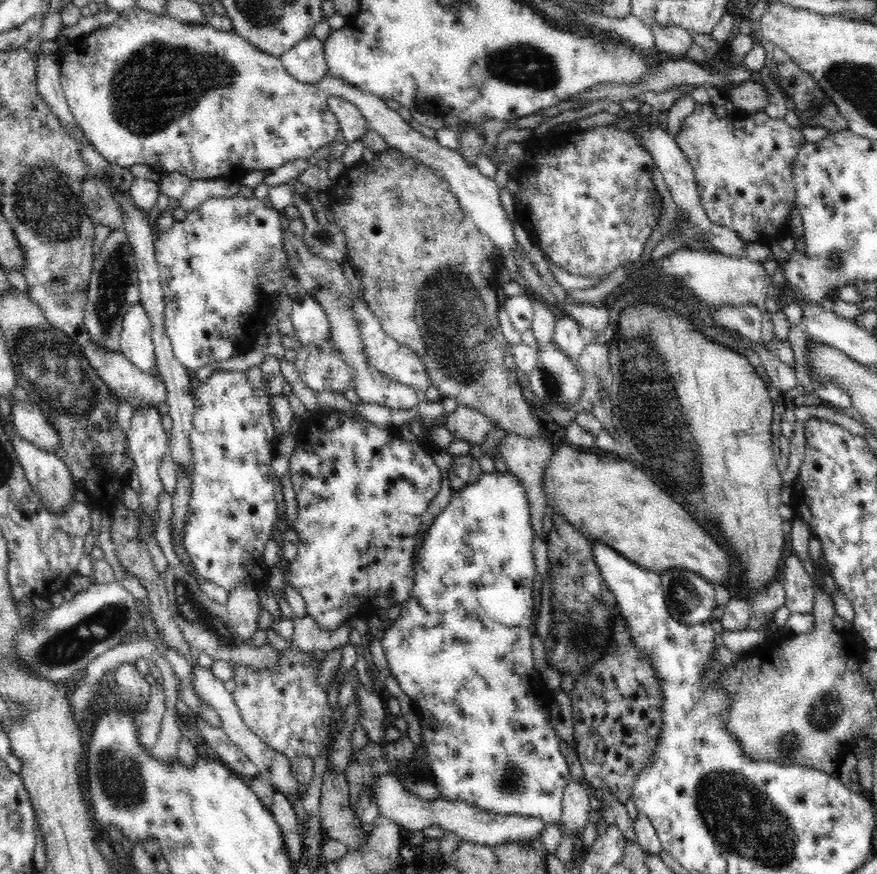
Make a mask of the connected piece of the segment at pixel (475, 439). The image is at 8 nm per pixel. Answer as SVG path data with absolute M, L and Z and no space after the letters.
M458 405L453 413L444 415L446 422L443 426L452 432L454 438L471 444L480 445L485 441L488 431L496 428L488 416L466 406Z

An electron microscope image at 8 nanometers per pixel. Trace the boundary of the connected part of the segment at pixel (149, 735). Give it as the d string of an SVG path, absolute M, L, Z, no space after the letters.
M158 683L152 685L148 703L141 709L138 716L142 745L153 747L159 738L161 720L165 710L164 698L164 689Z

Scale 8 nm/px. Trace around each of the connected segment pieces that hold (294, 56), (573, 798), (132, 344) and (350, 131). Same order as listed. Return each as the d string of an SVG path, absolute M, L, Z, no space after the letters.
M314 36L298 42L281 56L281 61L288 74L302 83L314 85L328 71L324 42Z
M570 779L563 794L560 820L569 833L586 828L591 810L588 798L584 784Z
M140 303L129 308L122 321L120 350L142 373L151 373L157 358L151 337L151 322Z
M328 96L328 105L337 117L339 128L342 130L344 142L347 145L359 140L369 130L366 118L349 101L337 96Z

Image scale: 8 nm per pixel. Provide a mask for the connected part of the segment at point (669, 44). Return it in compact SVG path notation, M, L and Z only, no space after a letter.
M650 26L657 50L665 57L682 59L695 44L688 31L678 26Z

